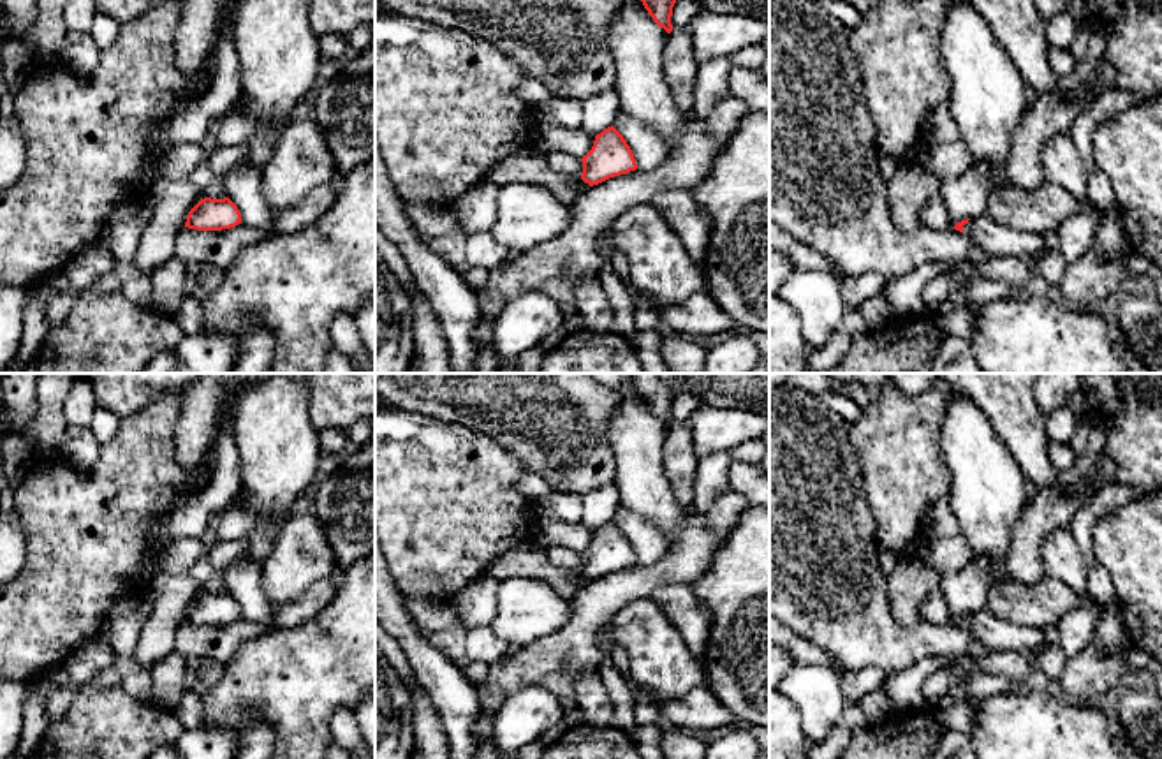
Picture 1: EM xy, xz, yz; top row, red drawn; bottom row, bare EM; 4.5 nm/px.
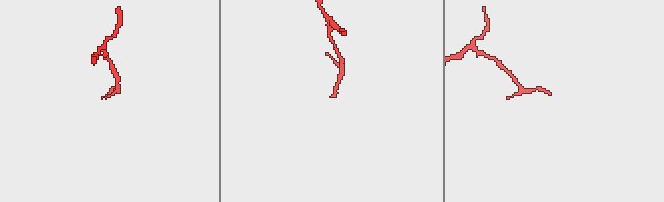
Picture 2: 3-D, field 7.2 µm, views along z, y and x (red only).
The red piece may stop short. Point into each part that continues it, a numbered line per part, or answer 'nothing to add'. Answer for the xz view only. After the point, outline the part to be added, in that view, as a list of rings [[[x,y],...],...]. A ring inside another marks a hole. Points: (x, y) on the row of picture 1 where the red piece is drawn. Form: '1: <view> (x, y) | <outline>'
1: xz (529, 166) | [[[537,146],[525,148],[491,169],[489,180],[496,185],[505,183],[533,183],[549,188],[570,211],[577,197],[590,188],[588,183],[579,185],[572,178],[556,174],[537,151]]]

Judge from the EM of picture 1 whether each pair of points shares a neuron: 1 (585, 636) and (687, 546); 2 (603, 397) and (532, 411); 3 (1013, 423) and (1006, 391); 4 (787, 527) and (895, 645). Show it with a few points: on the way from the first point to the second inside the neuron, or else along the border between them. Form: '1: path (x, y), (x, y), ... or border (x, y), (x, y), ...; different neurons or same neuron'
1: path (603, 608), (625, 585), (659, 574); same neuron
2: path (585, 405), (576, 411), (550, 411); same neuron
3: path (1013, 416), (1006, 398); same neuron
4: path (807, 557), (865, 615); same neuron

